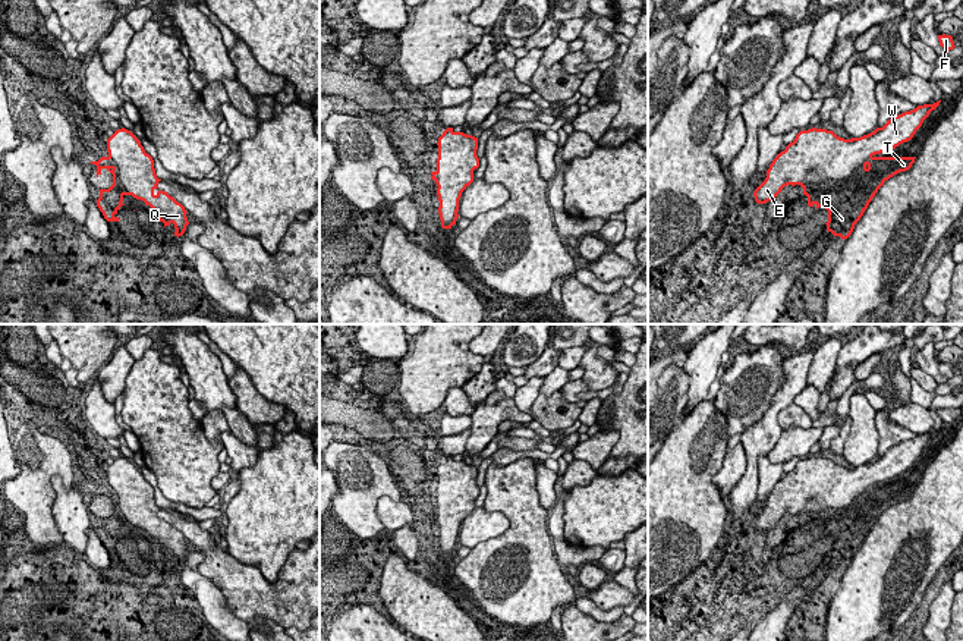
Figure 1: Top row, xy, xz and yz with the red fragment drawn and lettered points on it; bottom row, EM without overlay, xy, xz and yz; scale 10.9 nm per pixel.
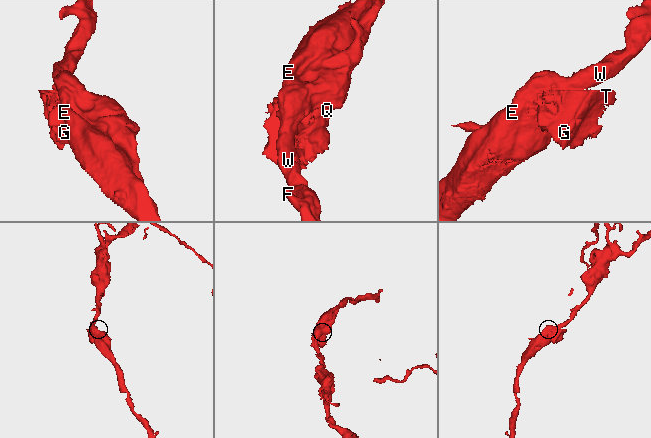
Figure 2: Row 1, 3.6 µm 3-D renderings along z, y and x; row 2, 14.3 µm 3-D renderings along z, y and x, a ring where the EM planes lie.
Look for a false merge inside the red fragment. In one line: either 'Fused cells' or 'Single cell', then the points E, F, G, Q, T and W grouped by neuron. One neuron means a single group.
Single cell. Groups: E F G Q T W

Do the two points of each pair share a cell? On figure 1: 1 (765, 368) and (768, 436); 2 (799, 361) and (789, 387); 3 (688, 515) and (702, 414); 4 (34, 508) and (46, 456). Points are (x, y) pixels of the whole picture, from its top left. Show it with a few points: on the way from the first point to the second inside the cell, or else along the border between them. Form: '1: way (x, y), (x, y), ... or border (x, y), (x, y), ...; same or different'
1: border (783, 380), (768, 409), (742, 434); different
2: way (796, 367), (795, 382); same
3: way (688, 490), (688, 451), (692, 439); same
4: way (34, 495), (34, 474), (38, 470); same

